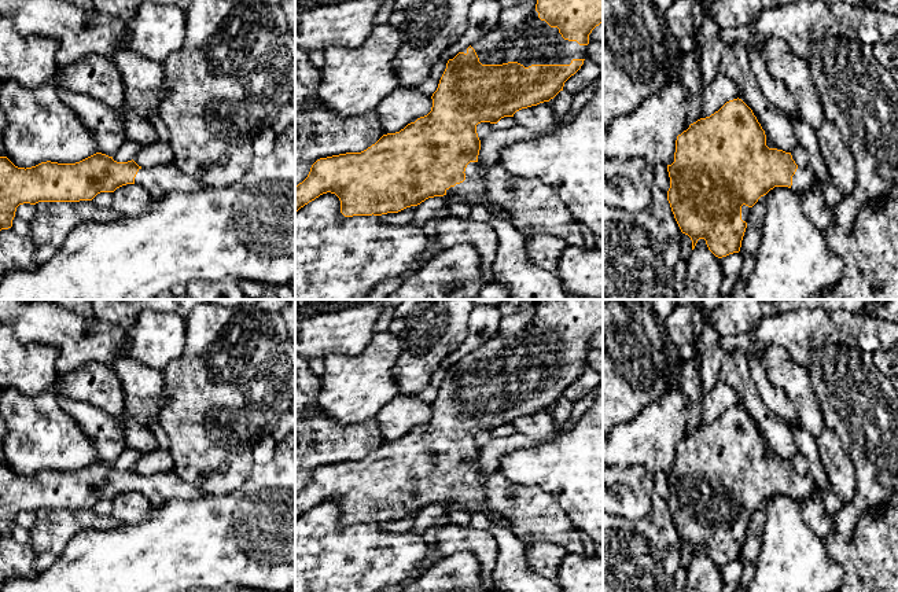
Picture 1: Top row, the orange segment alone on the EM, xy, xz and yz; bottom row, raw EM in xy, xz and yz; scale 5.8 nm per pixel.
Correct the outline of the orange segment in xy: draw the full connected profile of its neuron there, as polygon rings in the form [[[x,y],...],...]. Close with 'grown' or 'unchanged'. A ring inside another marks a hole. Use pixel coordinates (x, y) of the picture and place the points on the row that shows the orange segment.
[[[96,152],[76,163],[47,161],[25,169],[0,157],[0,231],[12,227],[19,205],[92,201],[100,192],[114,192],[135,183],[141,184],[151,198],[202,188],[173,163],[141,168],[133,159],[117,162]]] | grown

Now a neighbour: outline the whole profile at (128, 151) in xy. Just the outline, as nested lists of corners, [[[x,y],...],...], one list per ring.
[[[126,140],[121,146],[121,148],[113,155],[113,159],[117,161],[117,162],[132,161],[141,148],[143,148],[141,144]]]

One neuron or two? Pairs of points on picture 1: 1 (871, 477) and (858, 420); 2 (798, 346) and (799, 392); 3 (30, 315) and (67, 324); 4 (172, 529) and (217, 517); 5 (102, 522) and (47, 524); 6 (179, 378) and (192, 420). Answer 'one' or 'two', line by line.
1: one
2: two
3: one
4: one
5: one
6: one

